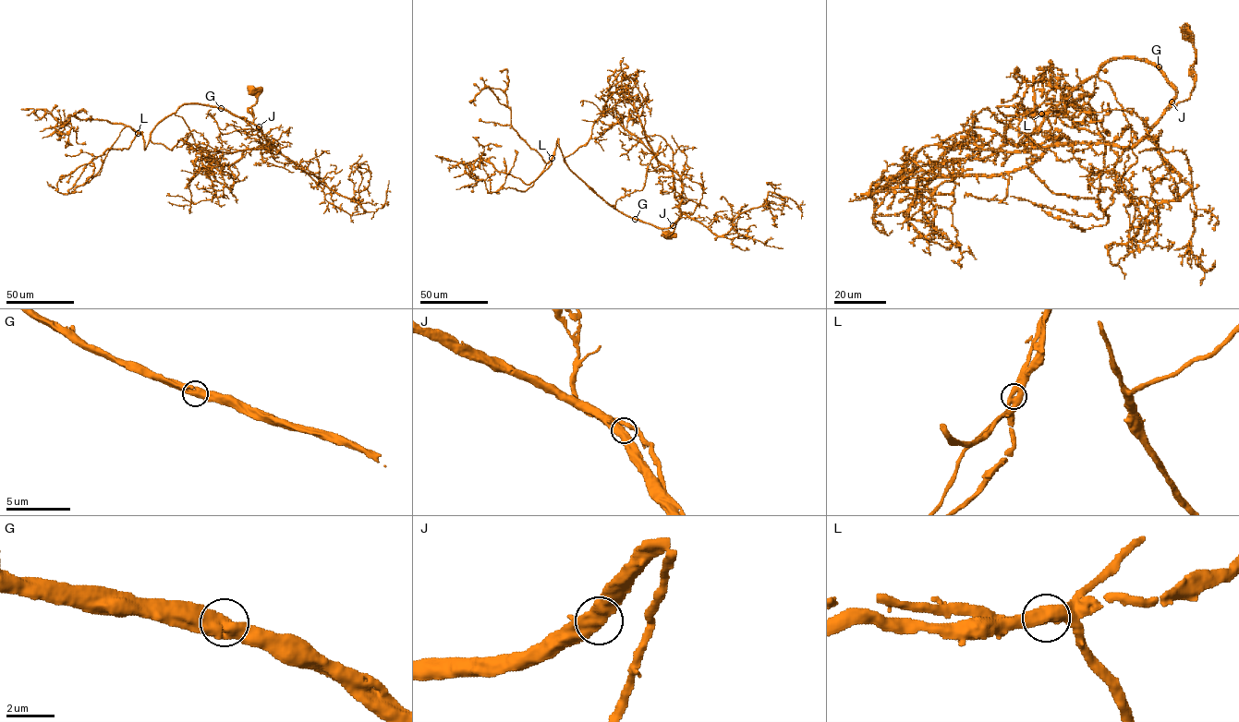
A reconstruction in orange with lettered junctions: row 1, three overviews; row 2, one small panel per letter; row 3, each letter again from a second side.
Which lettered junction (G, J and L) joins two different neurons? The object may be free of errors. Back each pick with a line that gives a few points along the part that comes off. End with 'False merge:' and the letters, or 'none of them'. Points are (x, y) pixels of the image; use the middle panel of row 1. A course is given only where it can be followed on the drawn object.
L: (552, 158), (544, 172), (526, 184), (499, 172), (483, 160), (483, 154), (470, 164), (477, 182), (456, 189)
False merge: L

